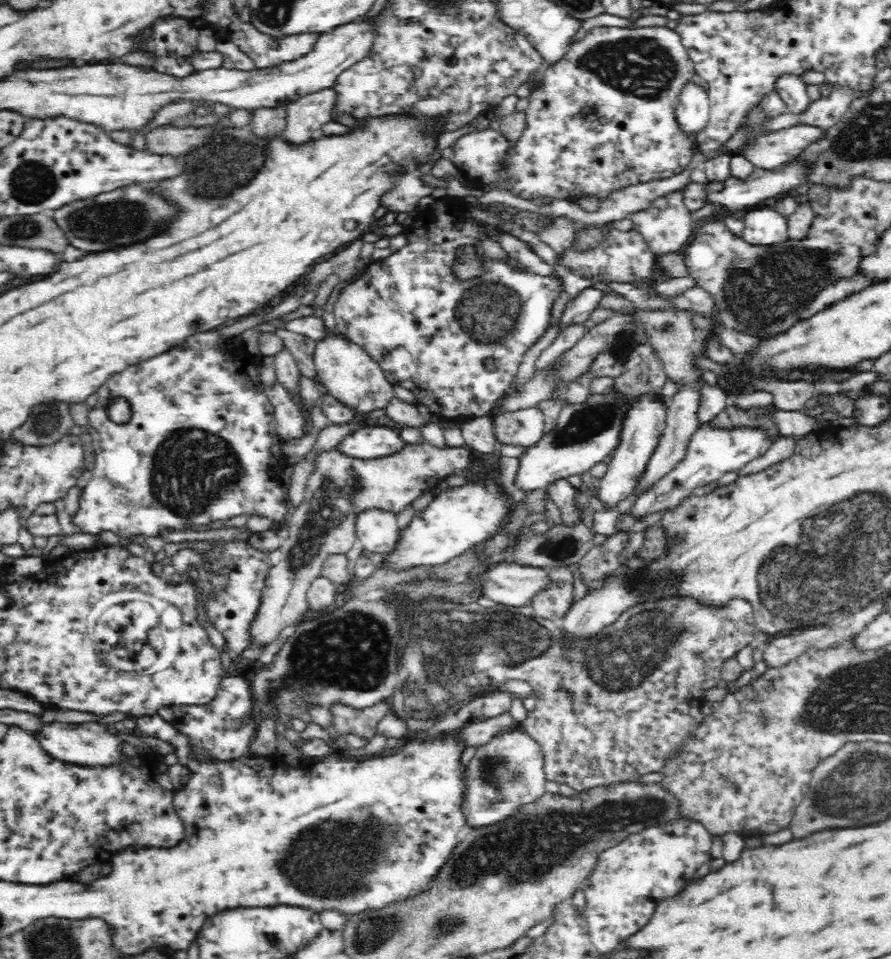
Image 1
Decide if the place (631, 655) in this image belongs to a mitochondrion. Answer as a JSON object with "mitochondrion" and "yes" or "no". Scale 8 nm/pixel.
{"mitochondrion":"yes"}

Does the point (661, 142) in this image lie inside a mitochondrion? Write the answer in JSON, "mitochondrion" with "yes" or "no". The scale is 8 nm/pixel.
{"mitochondrion":"no"}

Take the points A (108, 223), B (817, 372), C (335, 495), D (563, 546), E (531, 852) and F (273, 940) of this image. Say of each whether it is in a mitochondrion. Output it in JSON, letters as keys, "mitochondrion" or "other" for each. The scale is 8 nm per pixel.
{"A":"mitochondrion","B":"other","C":"mitochondrion","D":"mitochondrion","E":"mitochondrion","F":"mitochondrion"}

